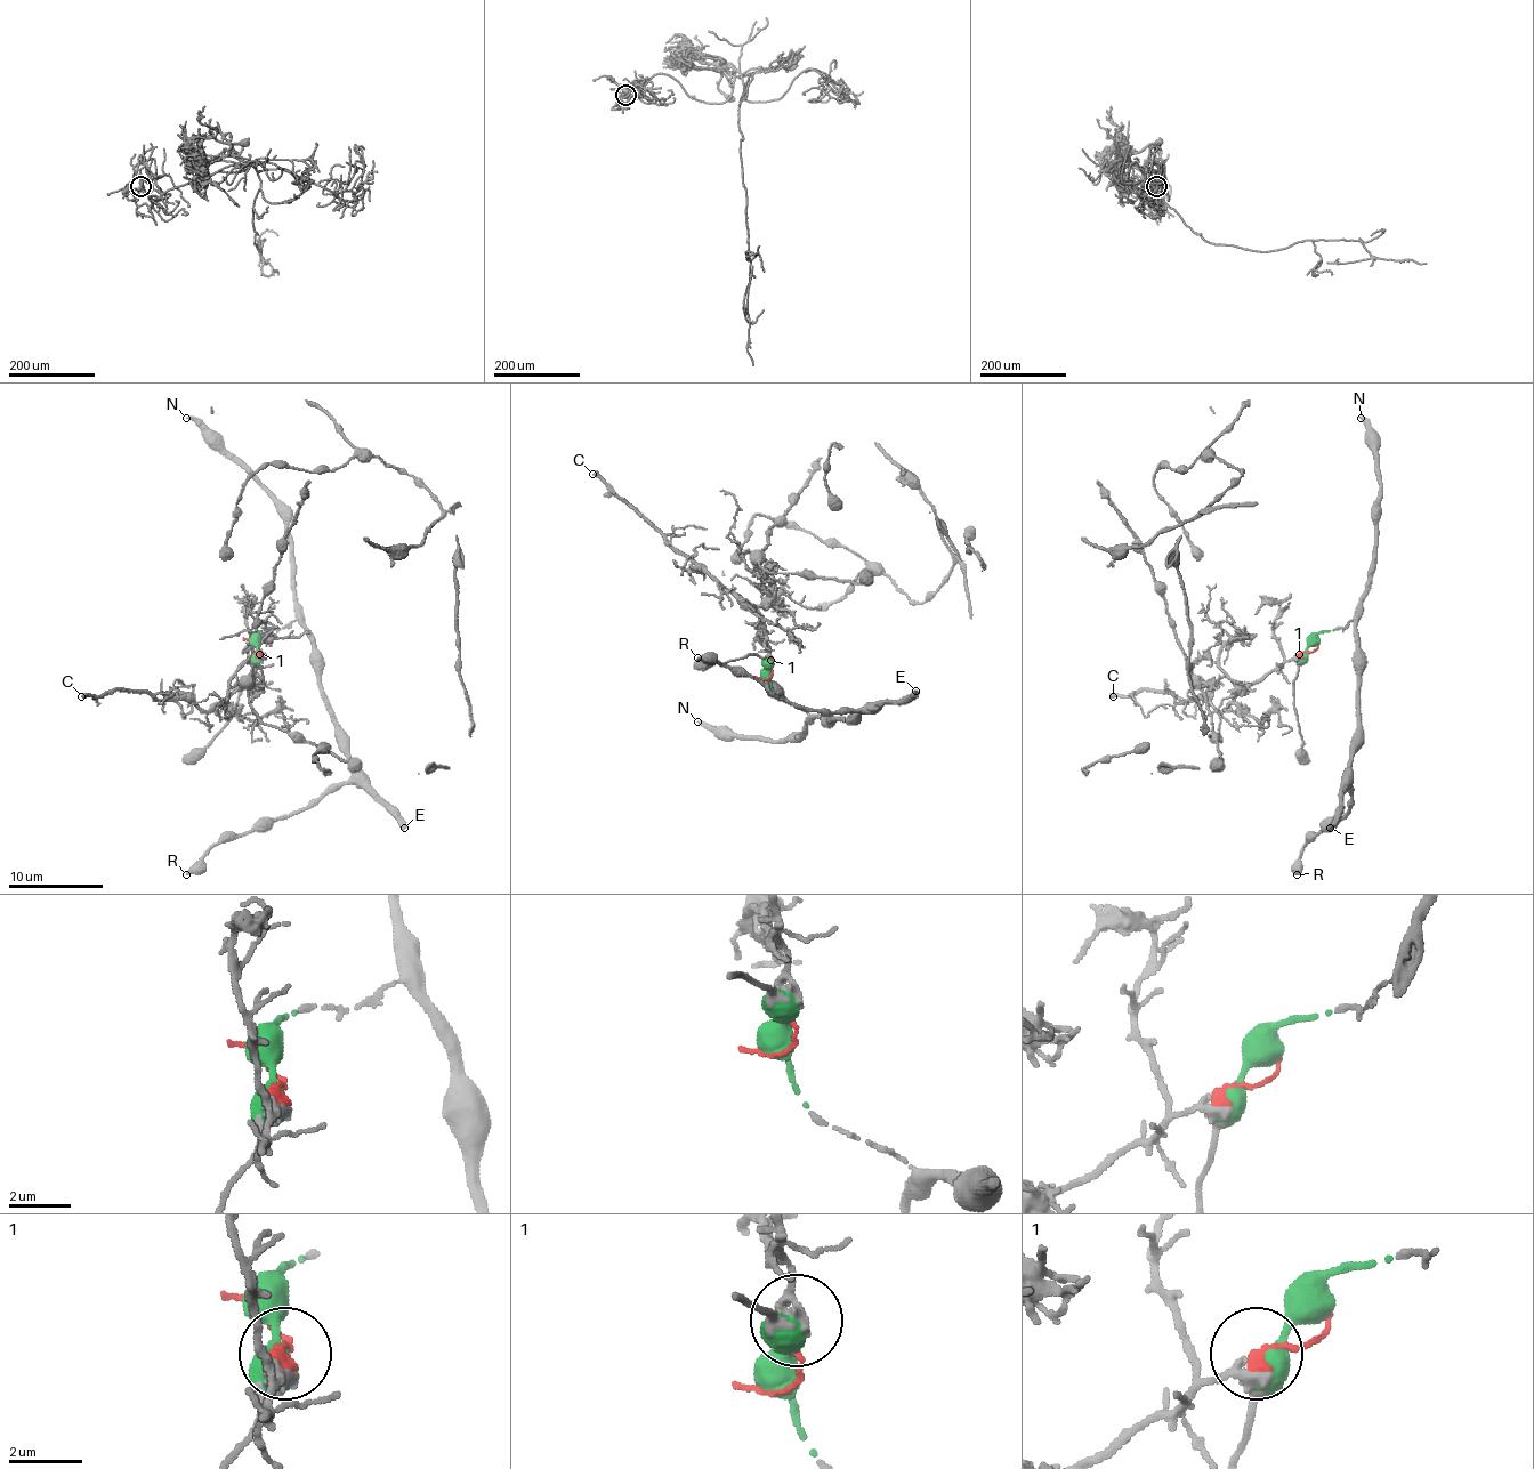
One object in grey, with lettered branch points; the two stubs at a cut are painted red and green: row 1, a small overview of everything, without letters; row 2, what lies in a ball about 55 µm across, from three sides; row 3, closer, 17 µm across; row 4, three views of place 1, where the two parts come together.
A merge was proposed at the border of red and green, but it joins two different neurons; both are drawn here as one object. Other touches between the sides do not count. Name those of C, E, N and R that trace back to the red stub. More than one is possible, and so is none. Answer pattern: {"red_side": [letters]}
{"red_side": ["C"]}

